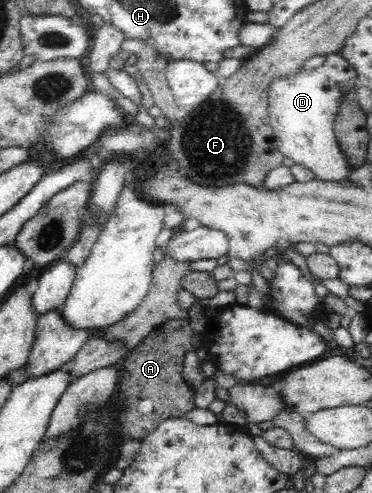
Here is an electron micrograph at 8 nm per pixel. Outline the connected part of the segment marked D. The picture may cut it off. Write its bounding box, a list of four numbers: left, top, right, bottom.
[268,52,355,182]

